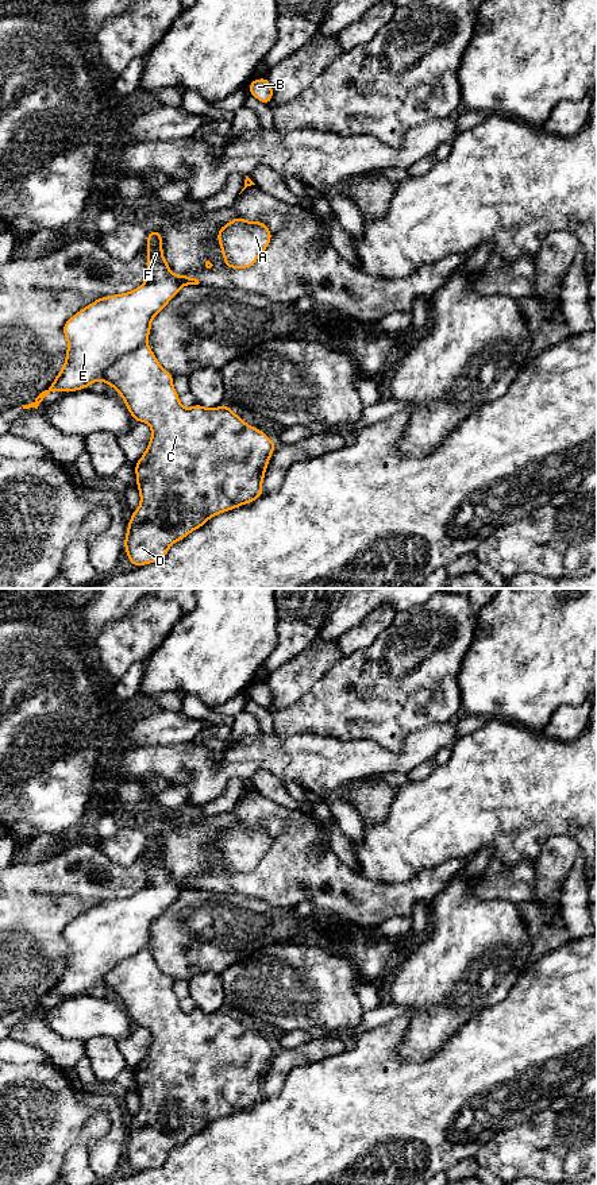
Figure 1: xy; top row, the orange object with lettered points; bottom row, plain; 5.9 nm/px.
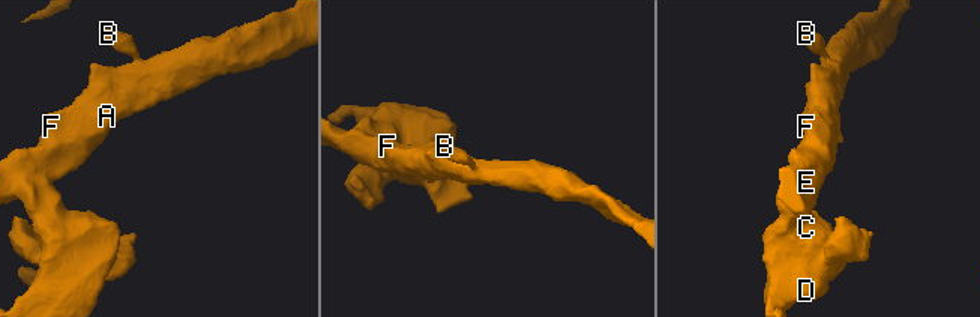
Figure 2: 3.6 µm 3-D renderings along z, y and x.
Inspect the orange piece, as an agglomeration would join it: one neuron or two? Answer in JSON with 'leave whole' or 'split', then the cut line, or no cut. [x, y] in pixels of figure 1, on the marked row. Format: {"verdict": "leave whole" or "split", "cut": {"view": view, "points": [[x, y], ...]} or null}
{"verdict": "split", "cut": {"view": "xy", "points": [[146, 343], [123, 354], [100, 378]]}}

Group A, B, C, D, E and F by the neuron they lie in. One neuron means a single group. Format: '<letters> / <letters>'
A B E F / C D

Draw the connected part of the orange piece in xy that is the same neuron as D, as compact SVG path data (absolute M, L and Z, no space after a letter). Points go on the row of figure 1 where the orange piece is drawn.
M147 344L119 358L101 381L122 395L134 421L146 422L151 428L150 443L135 464L140 502L131 513L124 537L124 549L134 567L163 559L176 541L184 540L209 518L251 503L263 494L262 482L277 443L265 432L246 424L227 405L204 408L196 404L189 409L184 408L173 386L173 375L159 364Z

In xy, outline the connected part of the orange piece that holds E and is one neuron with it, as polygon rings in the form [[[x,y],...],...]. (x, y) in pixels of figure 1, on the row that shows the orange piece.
[[[149,231],[146,248],[147,274],[139,287],[101,297],[63,324],[68,340],[63,367],[34,402],[22,405],[23,409],[38,409],[43,398],[55,390],[77,391],[100,381],[119,358],[147,344],[151,320],[181,287],[200,283],[169,269],[159,231]]]

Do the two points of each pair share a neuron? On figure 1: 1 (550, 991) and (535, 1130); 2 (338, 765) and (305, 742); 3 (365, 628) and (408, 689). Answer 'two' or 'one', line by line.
1: two
2: one
3: two

